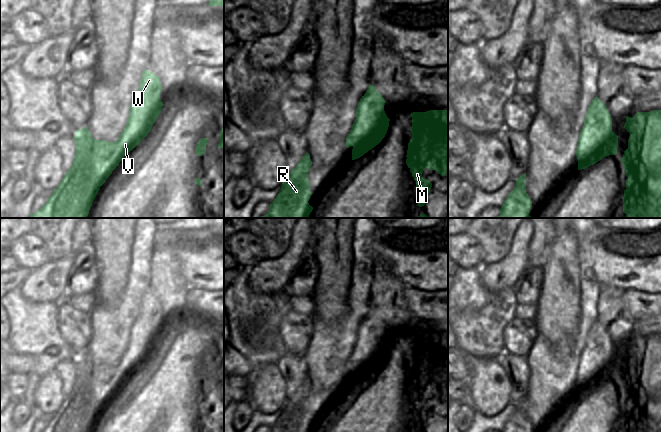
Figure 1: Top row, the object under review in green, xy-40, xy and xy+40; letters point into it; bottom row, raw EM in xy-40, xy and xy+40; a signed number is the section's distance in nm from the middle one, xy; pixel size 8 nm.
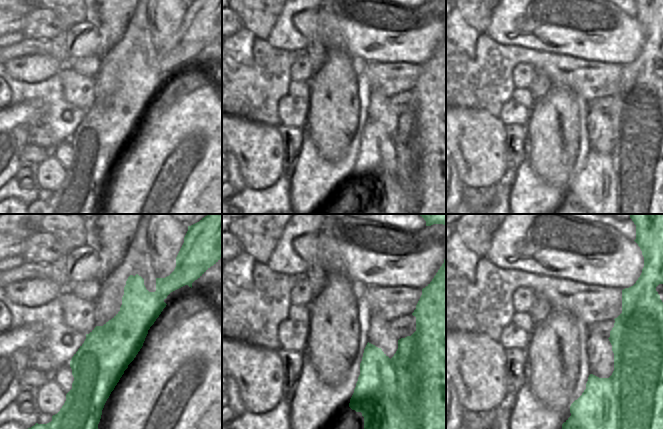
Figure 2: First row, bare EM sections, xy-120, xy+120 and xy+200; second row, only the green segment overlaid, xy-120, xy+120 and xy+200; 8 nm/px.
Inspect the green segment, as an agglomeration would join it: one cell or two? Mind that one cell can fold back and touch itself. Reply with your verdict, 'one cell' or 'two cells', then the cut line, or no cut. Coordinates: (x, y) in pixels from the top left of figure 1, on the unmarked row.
two cells; cut xy (387, 351), (376, 351), (353, 371)

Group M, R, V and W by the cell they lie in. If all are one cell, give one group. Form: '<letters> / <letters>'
M / R V W

